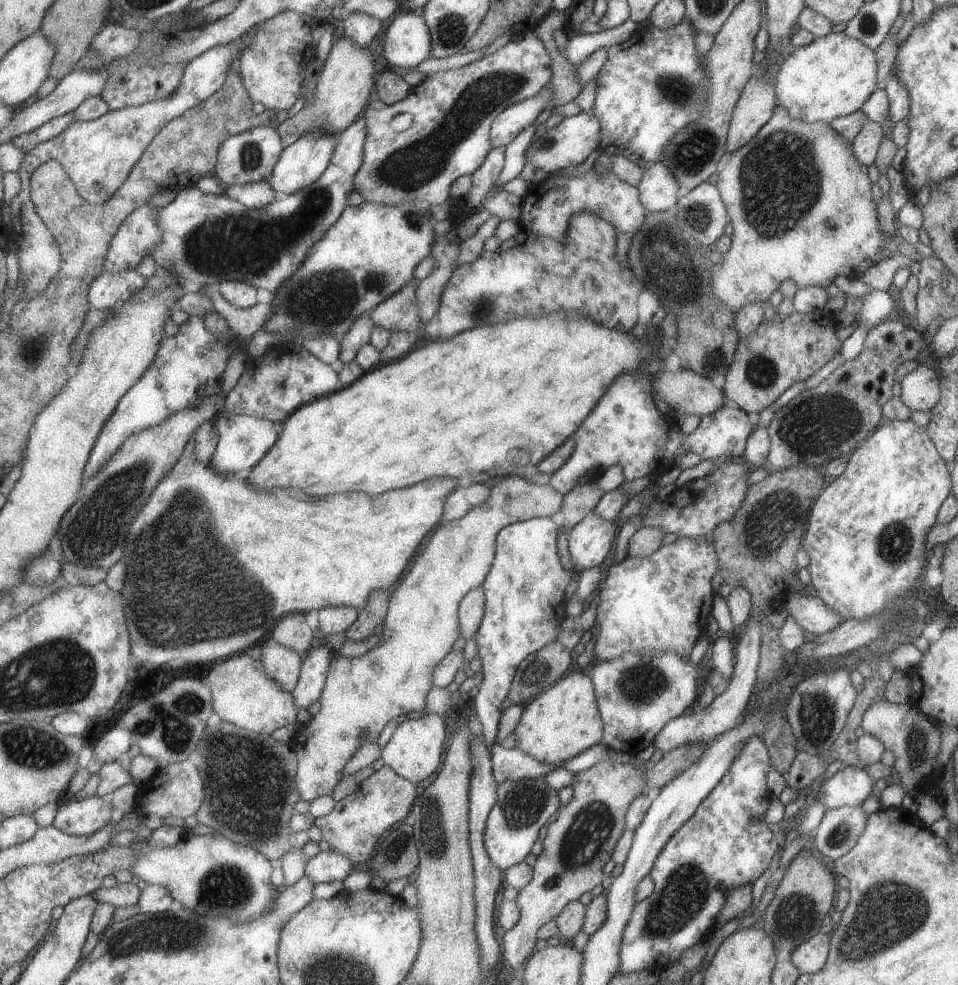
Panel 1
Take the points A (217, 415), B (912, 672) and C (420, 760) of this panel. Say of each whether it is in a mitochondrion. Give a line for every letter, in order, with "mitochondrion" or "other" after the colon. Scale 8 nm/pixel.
A: other
B: other
C: other

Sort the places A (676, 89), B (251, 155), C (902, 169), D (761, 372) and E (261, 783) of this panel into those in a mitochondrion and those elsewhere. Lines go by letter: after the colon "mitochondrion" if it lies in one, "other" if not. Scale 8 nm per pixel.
A: mitochondrion
B: mitochondrion
C: other
D: mitochondrion
E: mitochondrion

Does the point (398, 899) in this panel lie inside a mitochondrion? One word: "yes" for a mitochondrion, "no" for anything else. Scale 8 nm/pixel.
no

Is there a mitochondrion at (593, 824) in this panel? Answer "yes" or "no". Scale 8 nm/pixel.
yes

